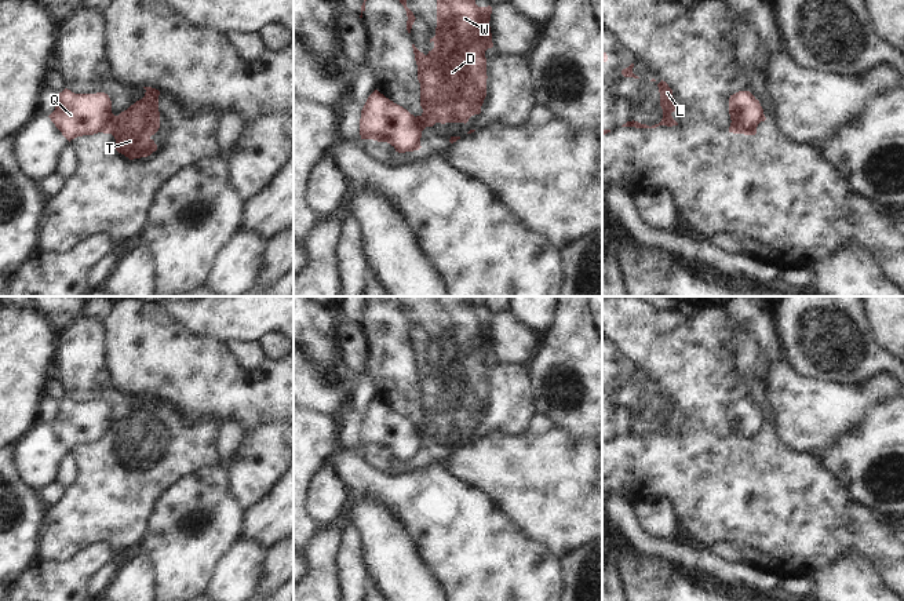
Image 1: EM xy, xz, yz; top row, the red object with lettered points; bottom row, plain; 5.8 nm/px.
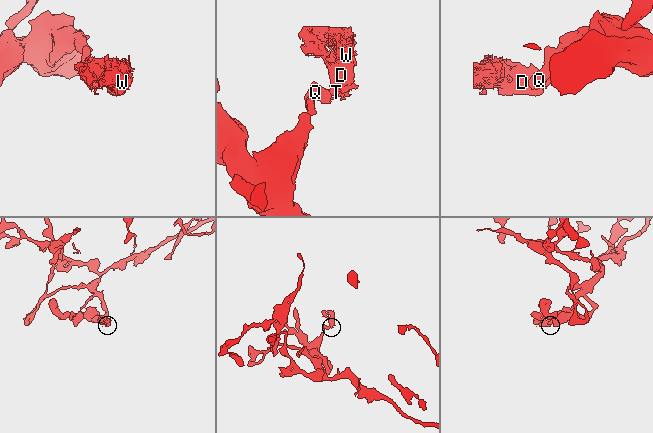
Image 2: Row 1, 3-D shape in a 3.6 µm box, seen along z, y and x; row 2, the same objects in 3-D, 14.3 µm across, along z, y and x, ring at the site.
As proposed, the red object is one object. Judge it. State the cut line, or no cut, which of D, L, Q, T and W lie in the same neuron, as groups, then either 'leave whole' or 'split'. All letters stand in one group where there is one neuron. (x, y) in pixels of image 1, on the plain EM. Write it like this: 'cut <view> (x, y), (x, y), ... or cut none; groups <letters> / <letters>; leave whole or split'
cut xz (415, 426), (420, 445), (407, 459); groups D L T W / Q; split

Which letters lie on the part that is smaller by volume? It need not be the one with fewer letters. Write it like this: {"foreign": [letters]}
{"foreign": ["D", "L", "T", "W"]}

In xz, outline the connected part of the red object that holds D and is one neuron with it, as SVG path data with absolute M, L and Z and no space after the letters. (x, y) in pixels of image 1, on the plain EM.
M437 296L437 336L435 345L430 347L434 357L424 364L412 353L420 391L420 415L423 418L423 422L415 426L420 441L435 431L466 433L471 425L481 422L488 387L485 360L492 357L493 352L489 335L492 316L478 316L474 309L477 300L480 300L480 296Z

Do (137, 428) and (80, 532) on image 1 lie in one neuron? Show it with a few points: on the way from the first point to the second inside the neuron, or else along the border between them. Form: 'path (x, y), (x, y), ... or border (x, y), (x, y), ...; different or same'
path (137, 454), (137, 461), (131, 469), (98, 506); same

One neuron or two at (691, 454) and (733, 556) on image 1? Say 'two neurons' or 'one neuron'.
two neurons

